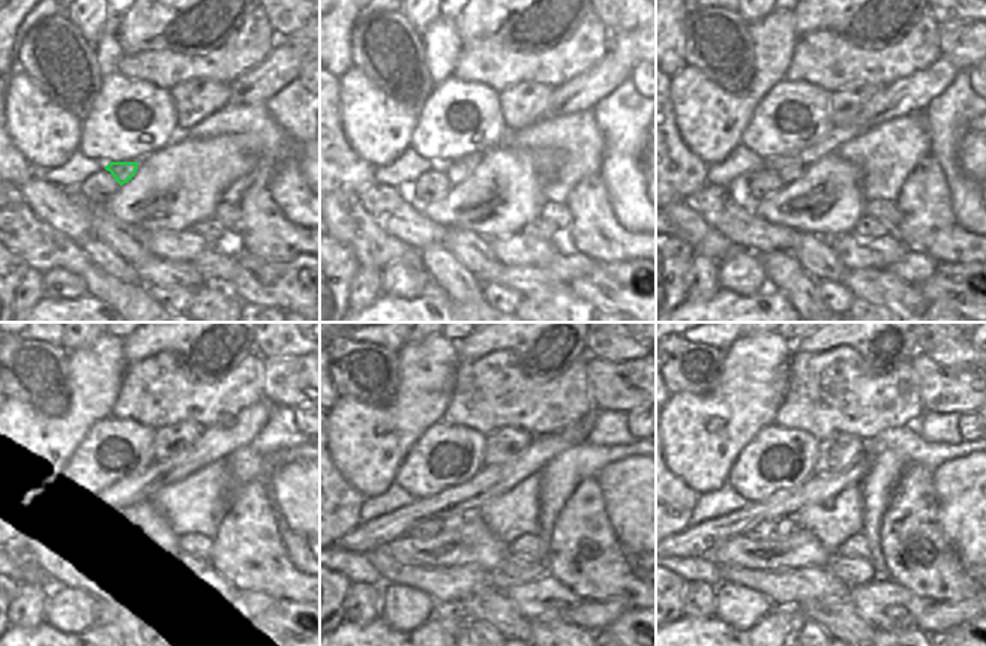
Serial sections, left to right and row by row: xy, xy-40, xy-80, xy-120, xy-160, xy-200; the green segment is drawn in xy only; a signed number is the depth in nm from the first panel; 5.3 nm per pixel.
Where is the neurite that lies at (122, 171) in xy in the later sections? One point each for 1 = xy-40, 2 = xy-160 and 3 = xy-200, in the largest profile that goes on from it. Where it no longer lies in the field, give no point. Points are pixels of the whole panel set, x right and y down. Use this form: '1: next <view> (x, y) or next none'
1: next xy-40 (456, 171)
2: next xy-160 (453, 523)
3: next xy-200 (784, 526)

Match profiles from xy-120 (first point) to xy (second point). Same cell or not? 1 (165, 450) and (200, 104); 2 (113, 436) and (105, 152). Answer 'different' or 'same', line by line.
1: same
2: same

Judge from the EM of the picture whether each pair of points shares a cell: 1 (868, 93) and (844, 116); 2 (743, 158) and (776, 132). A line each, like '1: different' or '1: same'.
1: same
2: different

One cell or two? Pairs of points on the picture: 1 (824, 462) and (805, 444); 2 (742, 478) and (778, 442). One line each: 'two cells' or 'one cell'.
1: two cells
2: one cell

